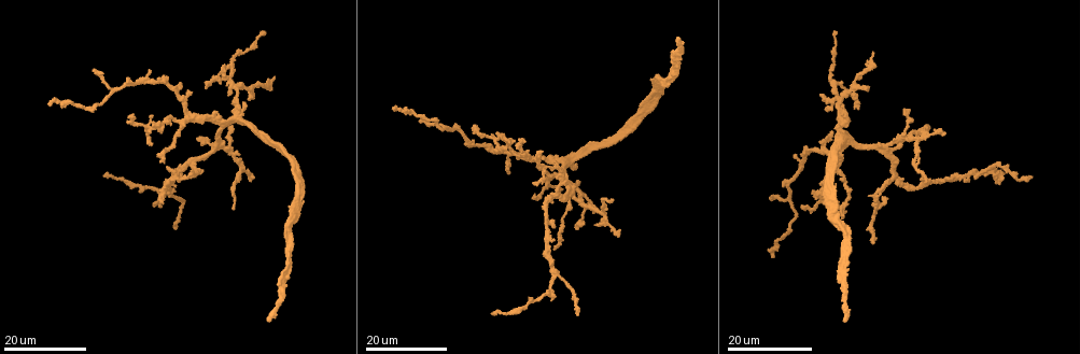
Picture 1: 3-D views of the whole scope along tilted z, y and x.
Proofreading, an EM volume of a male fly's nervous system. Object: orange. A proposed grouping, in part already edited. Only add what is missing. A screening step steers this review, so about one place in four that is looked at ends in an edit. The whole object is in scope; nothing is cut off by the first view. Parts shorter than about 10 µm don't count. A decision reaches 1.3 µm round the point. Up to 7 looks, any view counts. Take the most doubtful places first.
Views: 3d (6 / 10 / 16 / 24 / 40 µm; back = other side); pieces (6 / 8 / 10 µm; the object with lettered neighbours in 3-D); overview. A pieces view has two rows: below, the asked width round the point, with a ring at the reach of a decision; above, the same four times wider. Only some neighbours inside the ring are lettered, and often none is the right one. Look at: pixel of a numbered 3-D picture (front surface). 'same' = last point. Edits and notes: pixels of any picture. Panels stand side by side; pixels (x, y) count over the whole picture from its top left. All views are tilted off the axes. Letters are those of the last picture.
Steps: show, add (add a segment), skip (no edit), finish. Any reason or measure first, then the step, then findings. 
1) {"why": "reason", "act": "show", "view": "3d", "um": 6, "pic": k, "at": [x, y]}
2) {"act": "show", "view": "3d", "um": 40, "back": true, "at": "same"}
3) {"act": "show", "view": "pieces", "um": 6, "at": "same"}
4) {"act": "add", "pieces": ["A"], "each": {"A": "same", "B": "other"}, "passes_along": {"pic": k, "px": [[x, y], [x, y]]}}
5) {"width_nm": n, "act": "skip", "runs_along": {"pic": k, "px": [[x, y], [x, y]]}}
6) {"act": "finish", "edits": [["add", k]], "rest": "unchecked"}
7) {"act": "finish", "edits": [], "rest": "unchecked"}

{"why": "free end", "act": "show", "view": "3d", "um": 16, "pic": 1, "at": [229, 96]}

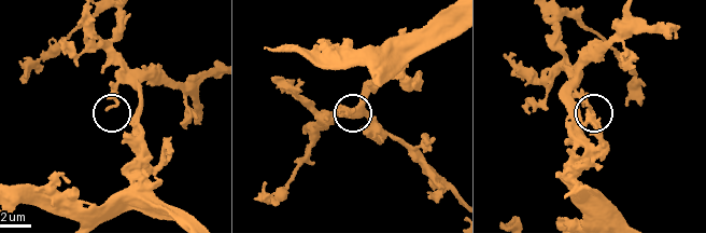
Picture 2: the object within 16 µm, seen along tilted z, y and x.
{"why": "what lies round it", "act": "show", "view": "pieces", "um": 10, "pic": 2, "at": [108, 106]}

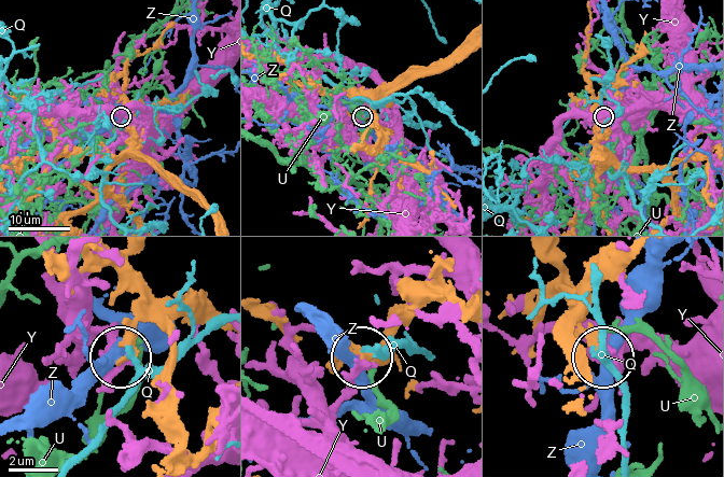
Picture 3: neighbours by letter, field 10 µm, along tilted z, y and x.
{"act": "skip", "each": {"Q": "other", "U": "other", "Y": "other", "Z": "other"}, "found": "none of them fits"}

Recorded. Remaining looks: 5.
{"why": "free end", "act": "show", "view": "3d", "um": 16, "pic": 1, "at": [930, 127]}

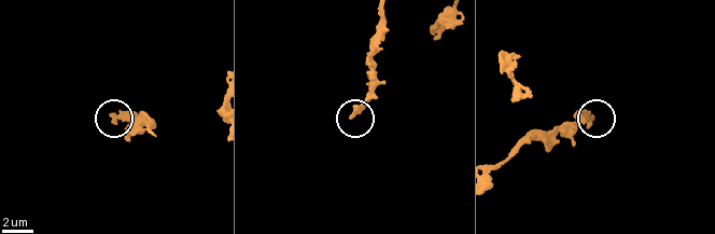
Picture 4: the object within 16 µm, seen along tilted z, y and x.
{"act": "show", "view": "pieces", "um": 10, "pic": 4, "at": [591, 118]}

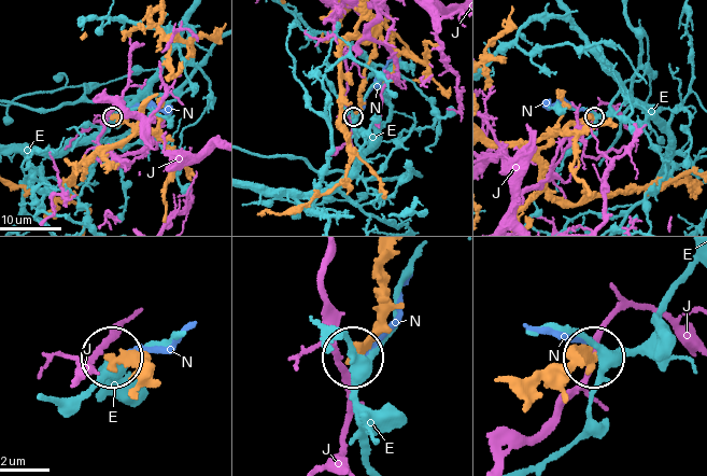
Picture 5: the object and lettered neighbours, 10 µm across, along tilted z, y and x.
{"width_nm": 290, "act": "skip", "each": {"E": "other", "J": "other", "N": "other"}, "runs_along": {"pic": 5, "px": [[539, 382], [556, 380], [591, 361]]}, "found": "none of them fits"}

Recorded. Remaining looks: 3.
{"why": "free end", "act": "show", "view": "3d", "um": 16, "pic": 1, "at": [610, 201]}

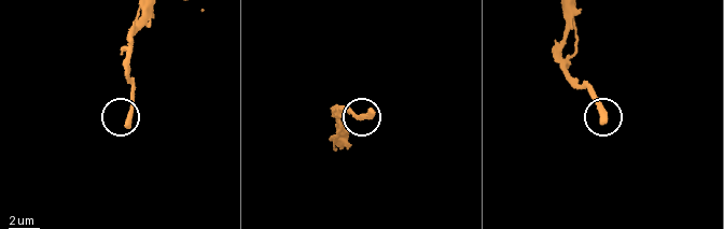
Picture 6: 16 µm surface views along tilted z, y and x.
{"act": "show", "view": "pieces", "um": 8, "pic": 6, "at": [128, 126]}

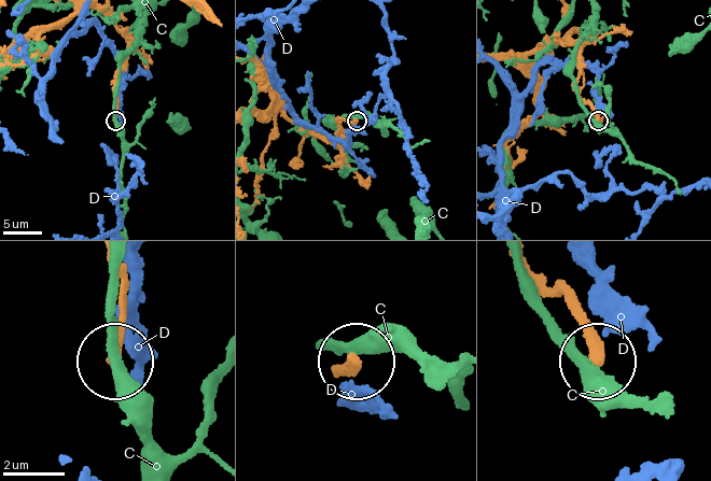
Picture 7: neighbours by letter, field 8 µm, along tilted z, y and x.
{"act": "skip", "each": {"C": "other", "D": "other"}, "runs_along": {"pic": 7, "px": [[520, 264], [565, 302], [598, 355]]}, "found": "no lettered segment goes on from it"}

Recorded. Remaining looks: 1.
{"act": "finish", "edits": [], "rest": "unchecked"}

